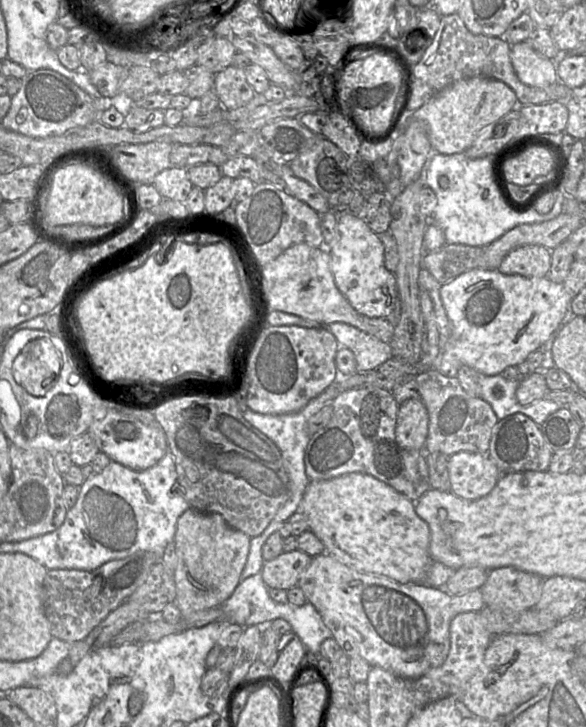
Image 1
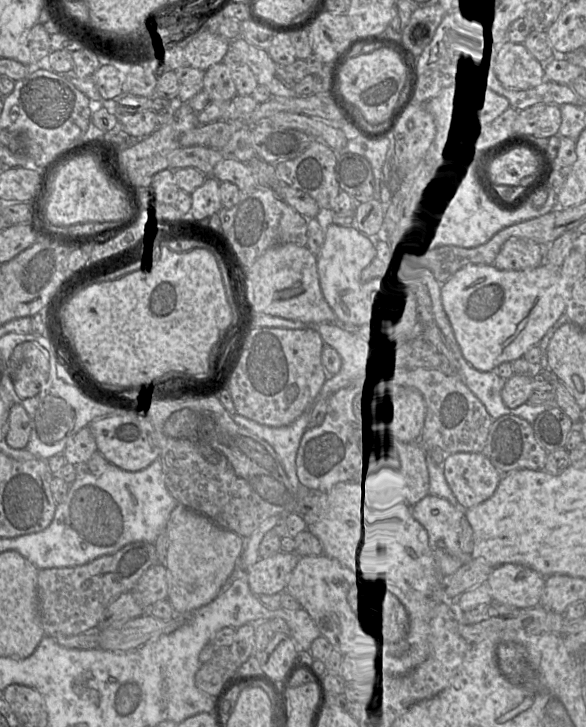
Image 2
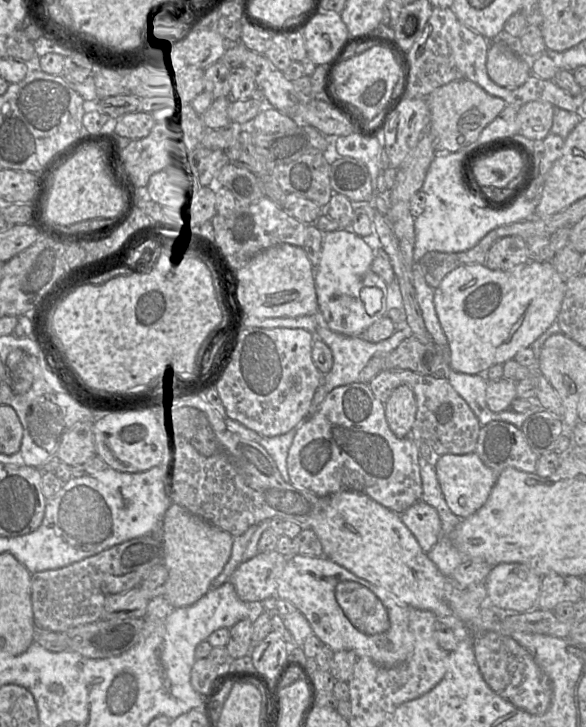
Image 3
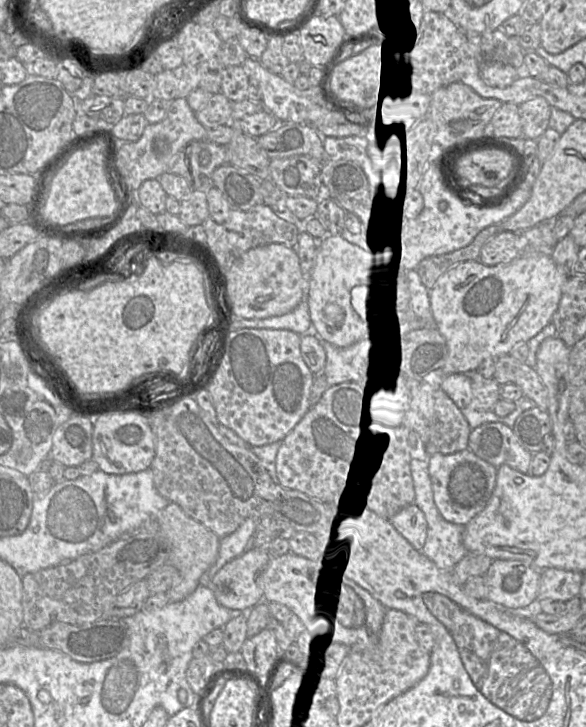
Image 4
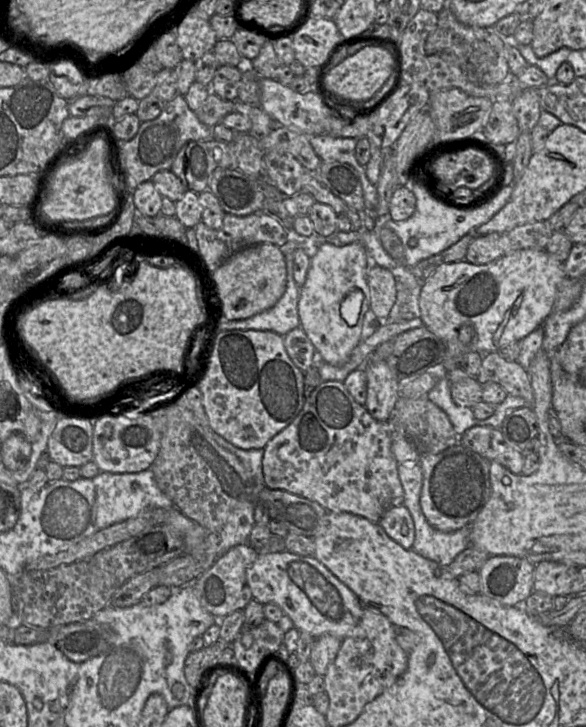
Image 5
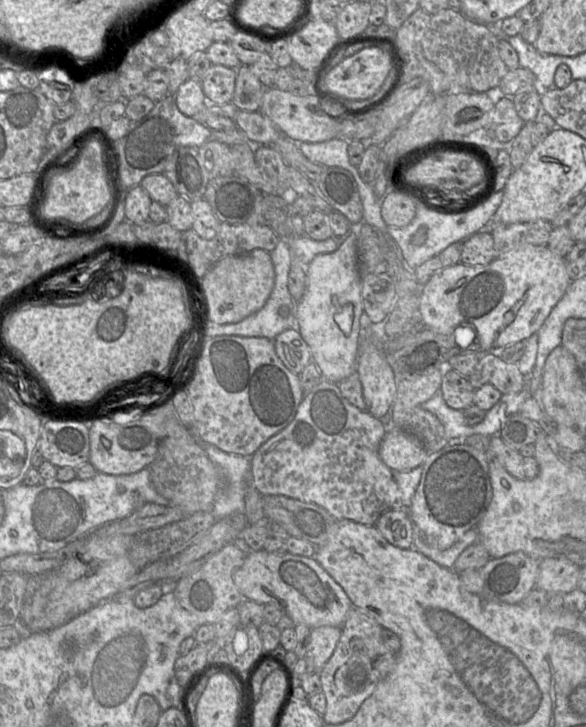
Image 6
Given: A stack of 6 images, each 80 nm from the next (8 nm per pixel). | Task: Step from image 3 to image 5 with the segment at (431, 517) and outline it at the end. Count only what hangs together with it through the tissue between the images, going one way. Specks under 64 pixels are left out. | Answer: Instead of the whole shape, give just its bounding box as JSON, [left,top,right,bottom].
[378,506,415,549]

